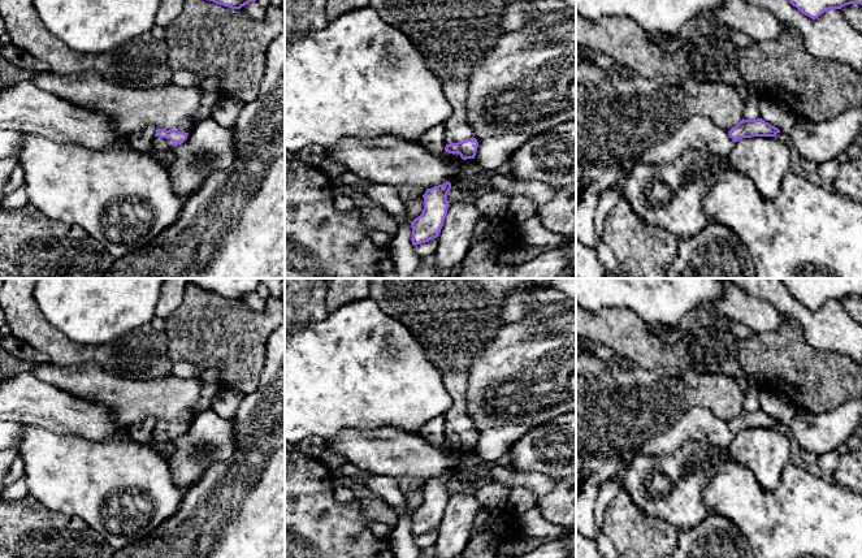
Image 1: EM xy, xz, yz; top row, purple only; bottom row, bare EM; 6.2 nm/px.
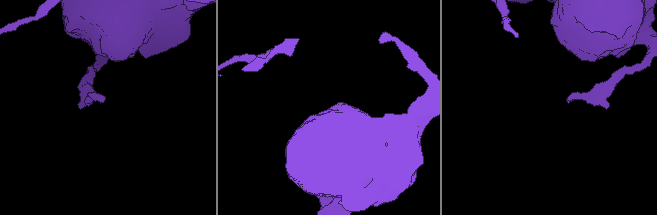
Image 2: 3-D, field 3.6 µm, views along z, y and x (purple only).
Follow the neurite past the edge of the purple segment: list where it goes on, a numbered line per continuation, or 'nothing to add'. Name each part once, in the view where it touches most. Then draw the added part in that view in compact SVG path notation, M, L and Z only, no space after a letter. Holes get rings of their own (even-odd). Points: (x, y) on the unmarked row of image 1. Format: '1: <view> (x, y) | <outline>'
1: xz (457, 420) | M458 369L442 373L442 384L452 399L450 410L445 415L445 434L458 434L473 428L473 421L467 412L467 379Z

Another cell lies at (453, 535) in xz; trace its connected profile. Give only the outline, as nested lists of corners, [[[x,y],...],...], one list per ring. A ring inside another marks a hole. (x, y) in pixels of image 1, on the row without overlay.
[[[456,493],[447,506],[437,528],[434,558],[458,558],[463,554],[475,524],[476,515],[482,510],[475,496]]]

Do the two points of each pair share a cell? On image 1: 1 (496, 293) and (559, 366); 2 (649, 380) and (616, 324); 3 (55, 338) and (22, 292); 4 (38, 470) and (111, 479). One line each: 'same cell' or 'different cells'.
1: different cells
2: different cells
3: same cell
4: same cell

